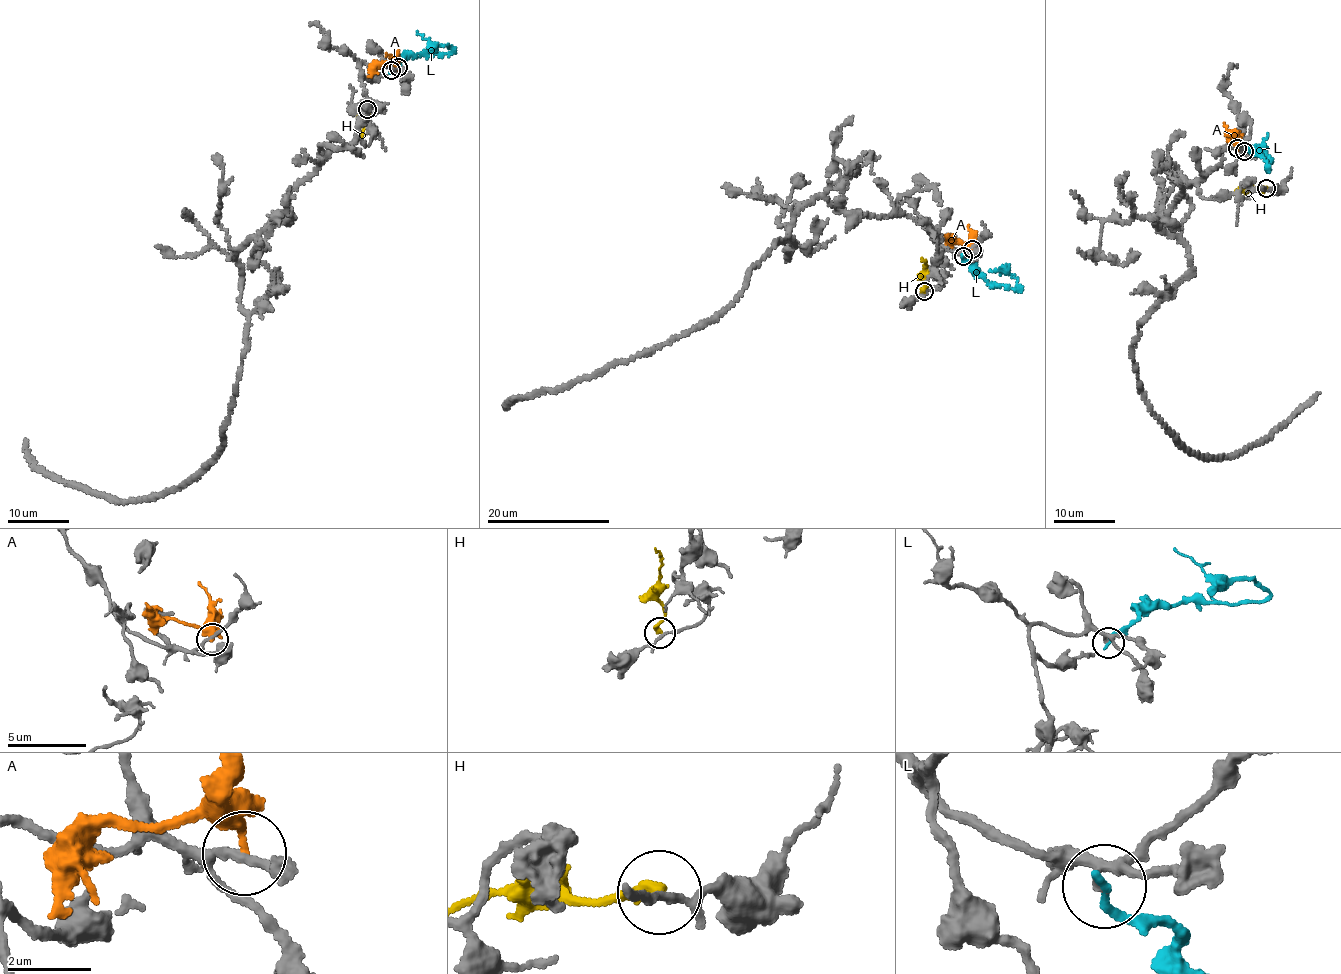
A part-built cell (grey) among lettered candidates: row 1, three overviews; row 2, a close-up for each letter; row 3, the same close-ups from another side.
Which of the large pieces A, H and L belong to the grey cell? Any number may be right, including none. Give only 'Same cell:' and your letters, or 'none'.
Same cell: none

